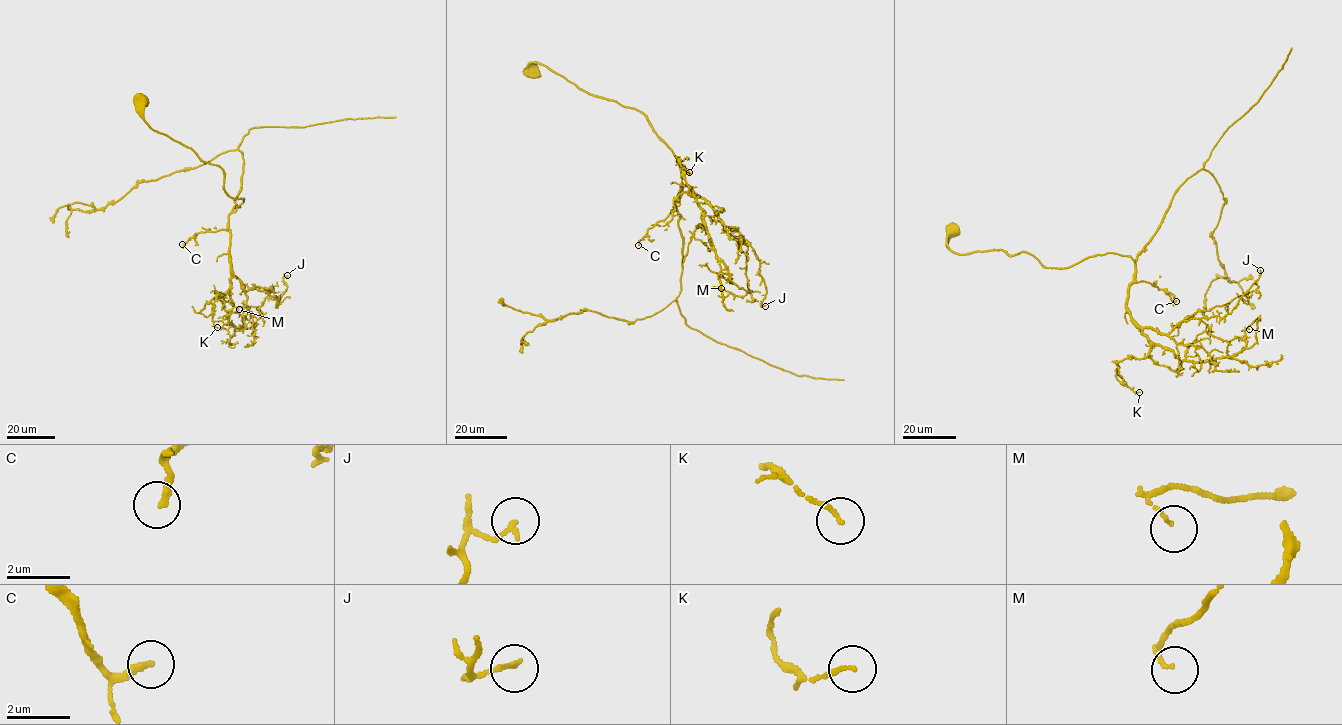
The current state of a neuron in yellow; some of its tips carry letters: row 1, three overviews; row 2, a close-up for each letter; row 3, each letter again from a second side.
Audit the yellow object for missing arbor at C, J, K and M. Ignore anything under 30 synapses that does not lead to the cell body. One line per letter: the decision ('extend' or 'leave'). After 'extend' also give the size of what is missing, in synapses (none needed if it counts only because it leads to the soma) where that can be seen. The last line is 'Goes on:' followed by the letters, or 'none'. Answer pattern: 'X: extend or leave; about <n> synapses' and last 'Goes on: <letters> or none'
C: leave
J: leave
K: leave
M: leave
Goes on: none

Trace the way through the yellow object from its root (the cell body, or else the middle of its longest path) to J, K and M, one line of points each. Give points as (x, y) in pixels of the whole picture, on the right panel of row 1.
J: (954, 228), (961, 254), (1024, 251), (1057, 268), (1130, 256), (1127, 312), (1165, 334), (1223, 318), (1260, 270)
K: (954, 228), (961, 254), (1024, 251), (1057, 268), (1130, 256), (1127, 310), (1150, 344), (1115, 376), (1139, 392)
M: (954, 228), (961, 254), (1130, 256), (1130, 320), (1180, 360), (1234, 356), (1249, 329)

